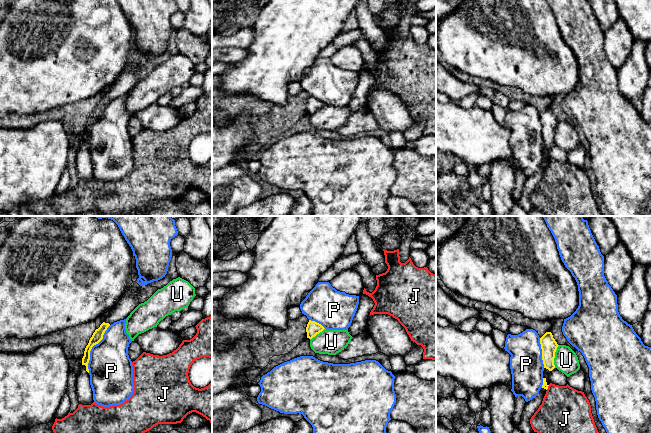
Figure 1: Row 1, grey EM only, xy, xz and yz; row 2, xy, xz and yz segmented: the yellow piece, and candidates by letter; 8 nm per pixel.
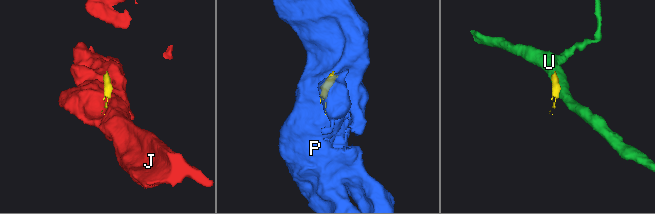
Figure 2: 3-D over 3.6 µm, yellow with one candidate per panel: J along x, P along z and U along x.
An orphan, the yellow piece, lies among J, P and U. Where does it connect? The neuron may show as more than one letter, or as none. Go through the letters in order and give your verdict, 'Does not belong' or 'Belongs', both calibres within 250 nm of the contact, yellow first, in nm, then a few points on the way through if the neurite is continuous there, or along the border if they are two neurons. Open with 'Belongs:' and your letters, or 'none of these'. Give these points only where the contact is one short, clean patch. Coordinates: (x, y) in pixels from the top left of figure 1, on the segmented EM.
Belongs: none of these
J: Does not belong. Thickness 50 nm (yellow) against 380 nm. Boundary: yz (549, 385), (546, 389)
P: Does not belong. Thickness 90 nm (yellow) against 360 nm
U: Does not belong. Thickness 130 nm (yellow) against 190 nm. Boundary: yz (559, 345), (555, 352), (554, 367)

